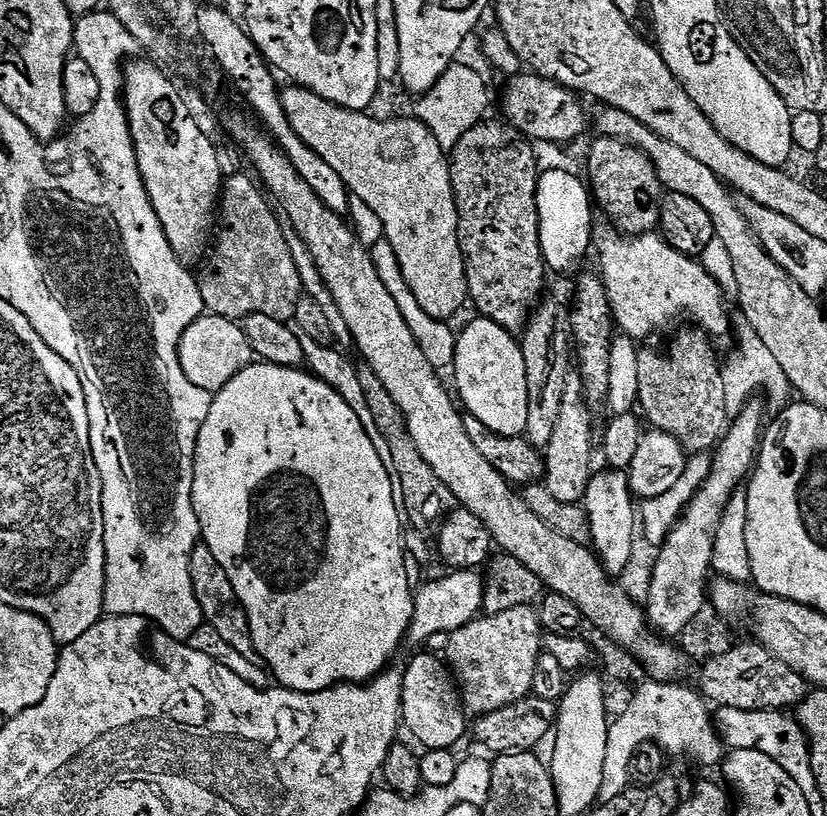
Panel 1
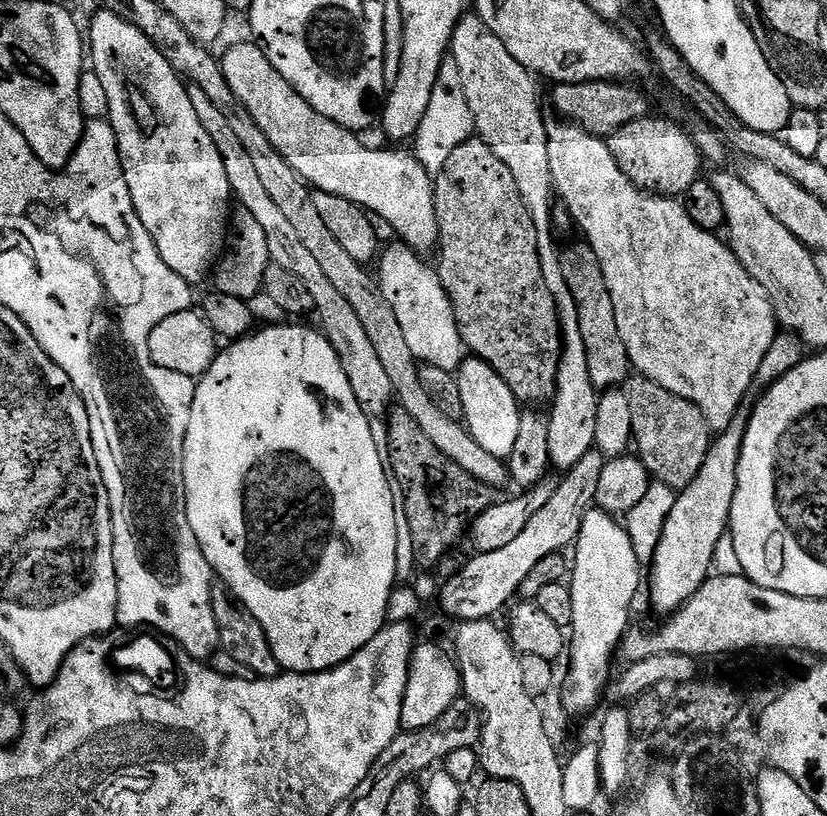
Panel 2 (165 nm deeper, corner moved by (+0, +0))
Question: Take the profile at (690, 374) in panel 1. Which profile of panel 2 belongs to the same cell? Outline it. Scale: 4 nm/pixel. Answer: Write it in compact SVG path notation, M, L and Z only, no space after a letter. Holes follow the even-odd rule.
M639 374L627 381L626 391L634 448L649 477L675 490L690 486L690 482L698 478L698 470L702 470L702 462L706 462L706 454L714 439L702 410L698 410L694 402L678 398L678 394L670 394L670 390L658 386L658 382Z

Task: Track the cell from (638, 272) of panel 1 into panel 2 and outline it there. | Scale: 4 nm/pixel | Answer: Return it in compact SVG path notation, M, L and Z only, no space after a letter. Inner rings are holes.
M554 122L548 124L548 149L550 150L550 174L557 197L564 199L566 212L574 221L575 227L584 231L583 239L598 254L598 262L602 262L602 274L606 274L606 288L610 290L610 302L614 302L614 319L618 321L618 334L622 334L622 342L626 342L626 354L629 365L639 375L658 382L670 394L678 394L678 398L686 398L702 410L708 427L713 433L724 432L730 426L737 412L741 411L744 395L753 391L758 374L758 366L762 366L762 358L766 358L766 350L774 346L774 338L778 335L778 321L776 319L776 306L772 303L771 296L759 282L738 262L738 258L732 253L731 247L717 233L702 230L690 218L690 214L684 209L679 199L671 196L661 196L651 190L639 188L626 176L614 154L608 148L607 139L595 136L580 125L571 122Z

